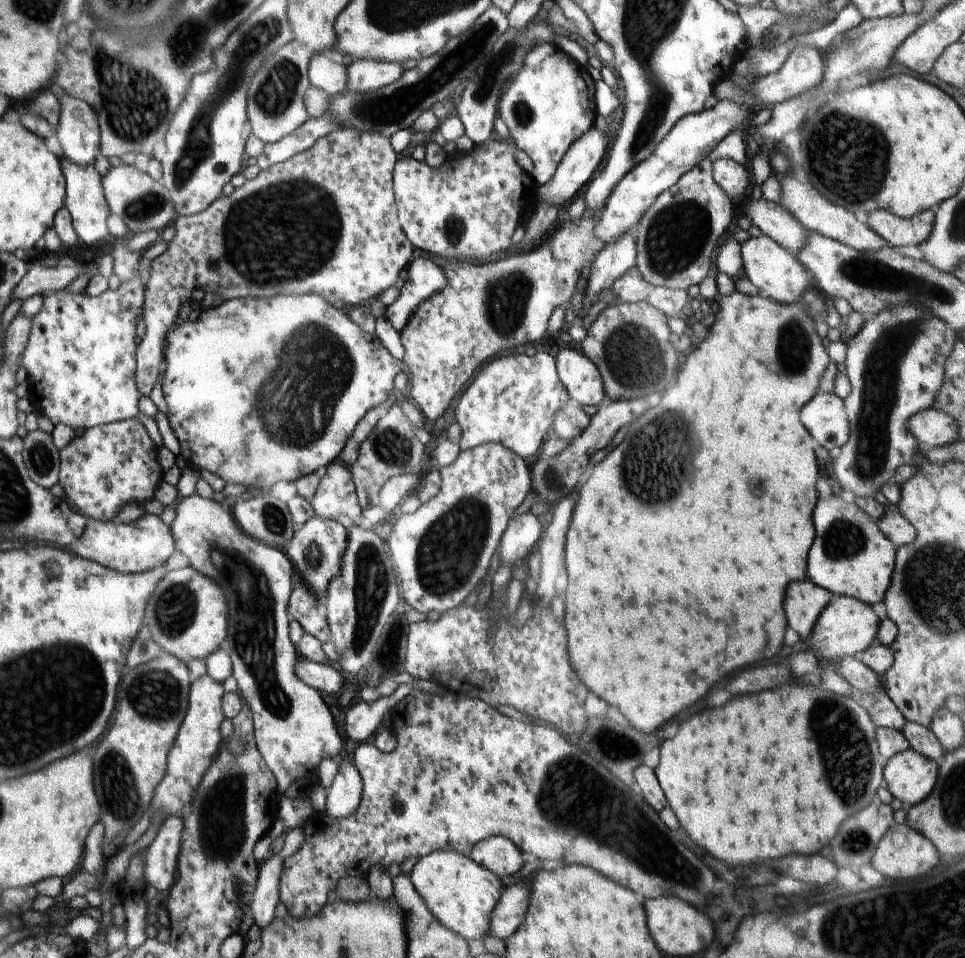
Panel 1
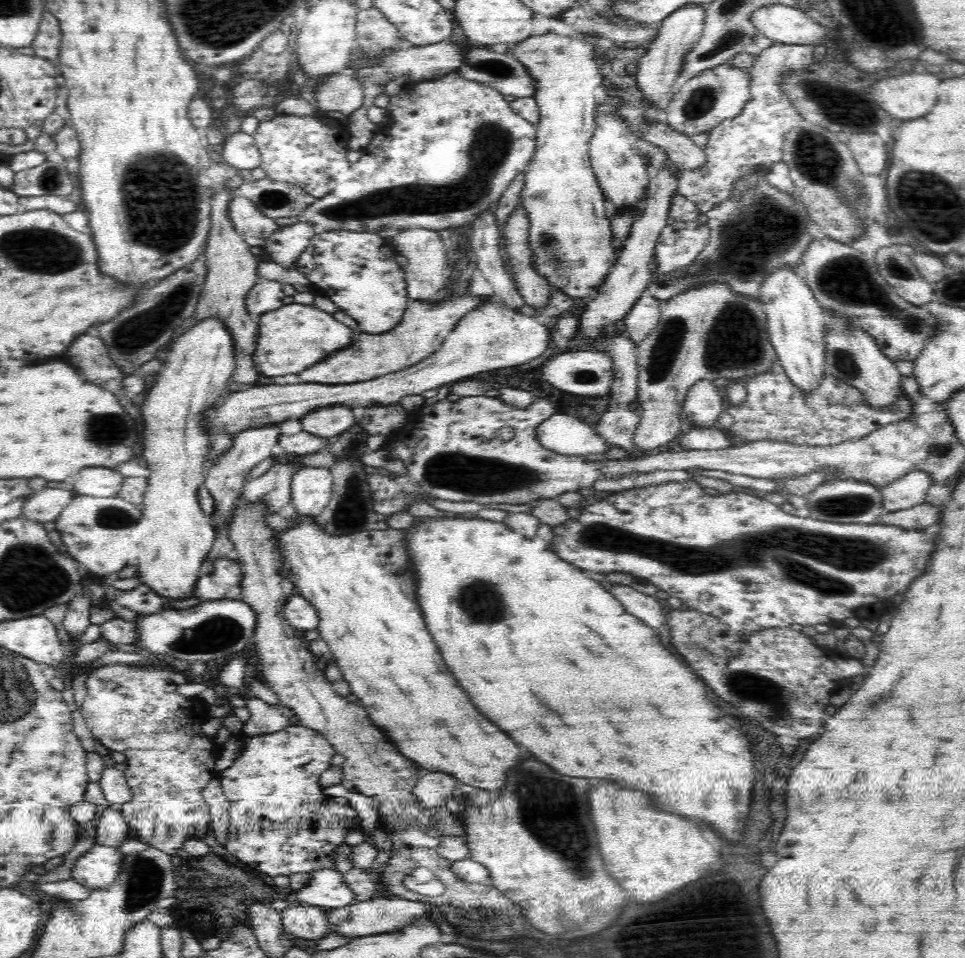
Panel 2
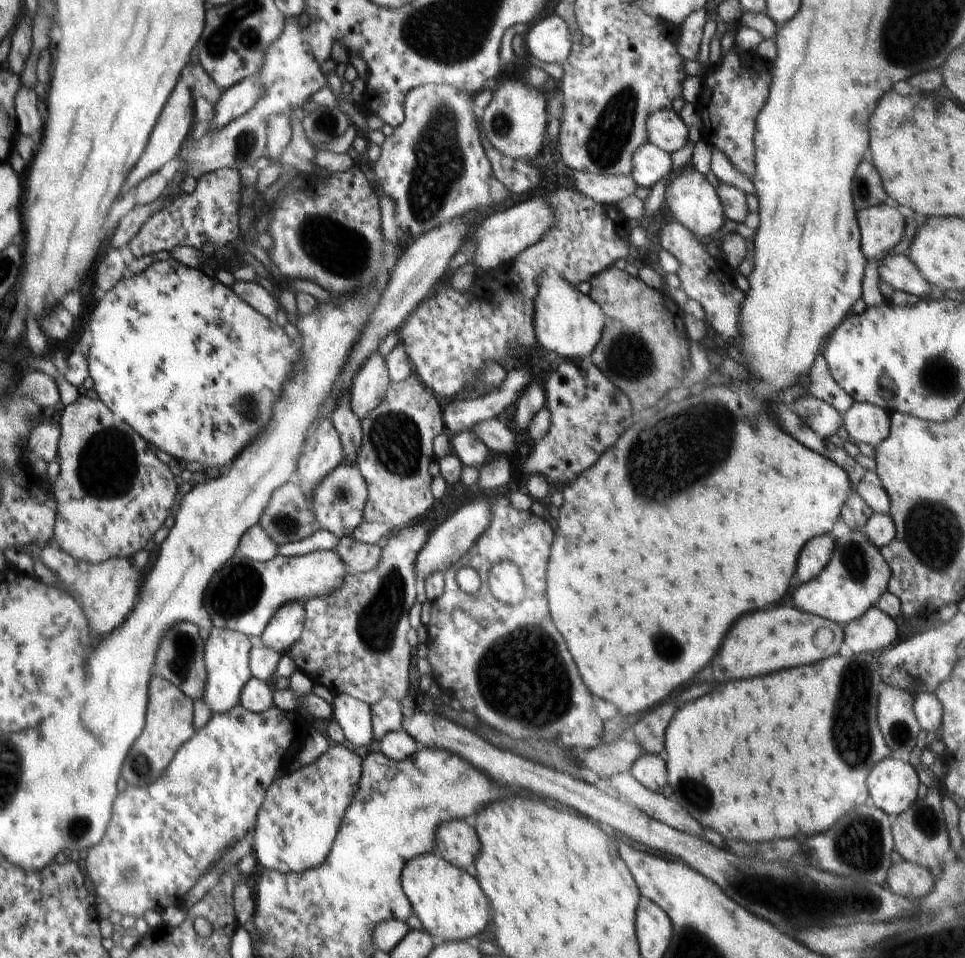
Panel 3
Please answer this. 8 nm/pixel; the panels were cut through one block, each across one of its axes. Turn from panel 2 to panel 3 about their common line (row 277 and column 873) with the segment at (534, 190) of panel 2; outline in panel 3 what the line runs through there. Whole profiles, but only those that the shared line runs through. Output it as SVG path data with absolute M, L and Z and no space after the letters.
M839 518L834 523L830 536L834 538L834 548L828 564L814 582L804 584L794 592L794 602L804 612L812 612L846 627L848 622L856 620L868 608L875 606L880 596L886 592L890 568L882 558L879 548L866 538L863 529L848 528L844 520Z

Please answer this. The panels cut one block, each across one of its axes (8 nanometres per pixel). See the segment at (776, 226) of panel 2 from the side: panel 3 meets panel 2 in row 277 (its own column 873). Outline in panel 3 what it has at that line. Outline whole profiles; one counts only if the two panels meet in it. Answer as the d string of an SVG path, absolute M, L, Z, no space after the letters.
M872 652L854 653L850 658L838 653L812 666L778 670L766 676L756 676L748 680L732 680L732 682L716 686L710 694L704 694L698 700L686 702L680 710L677 709L666 729L664 746L668 754L666 758L667 782L672 787L672 799L688 812L692 812L698 820L704 820L700 822L702 826L716 830L726 840L742 840L748 844L756 844L756 842L772 842L776 836L802 838L802 836L826 832L828 828L836 824L836 820L840 820L844 814L848 814L856 809L856 806L864 804L869 799L866 778L870 770L874 768L876 762L892 754L884 742L884 736L876 720L878 694L882 688L884 688L884 683L880 678L878 655Z

